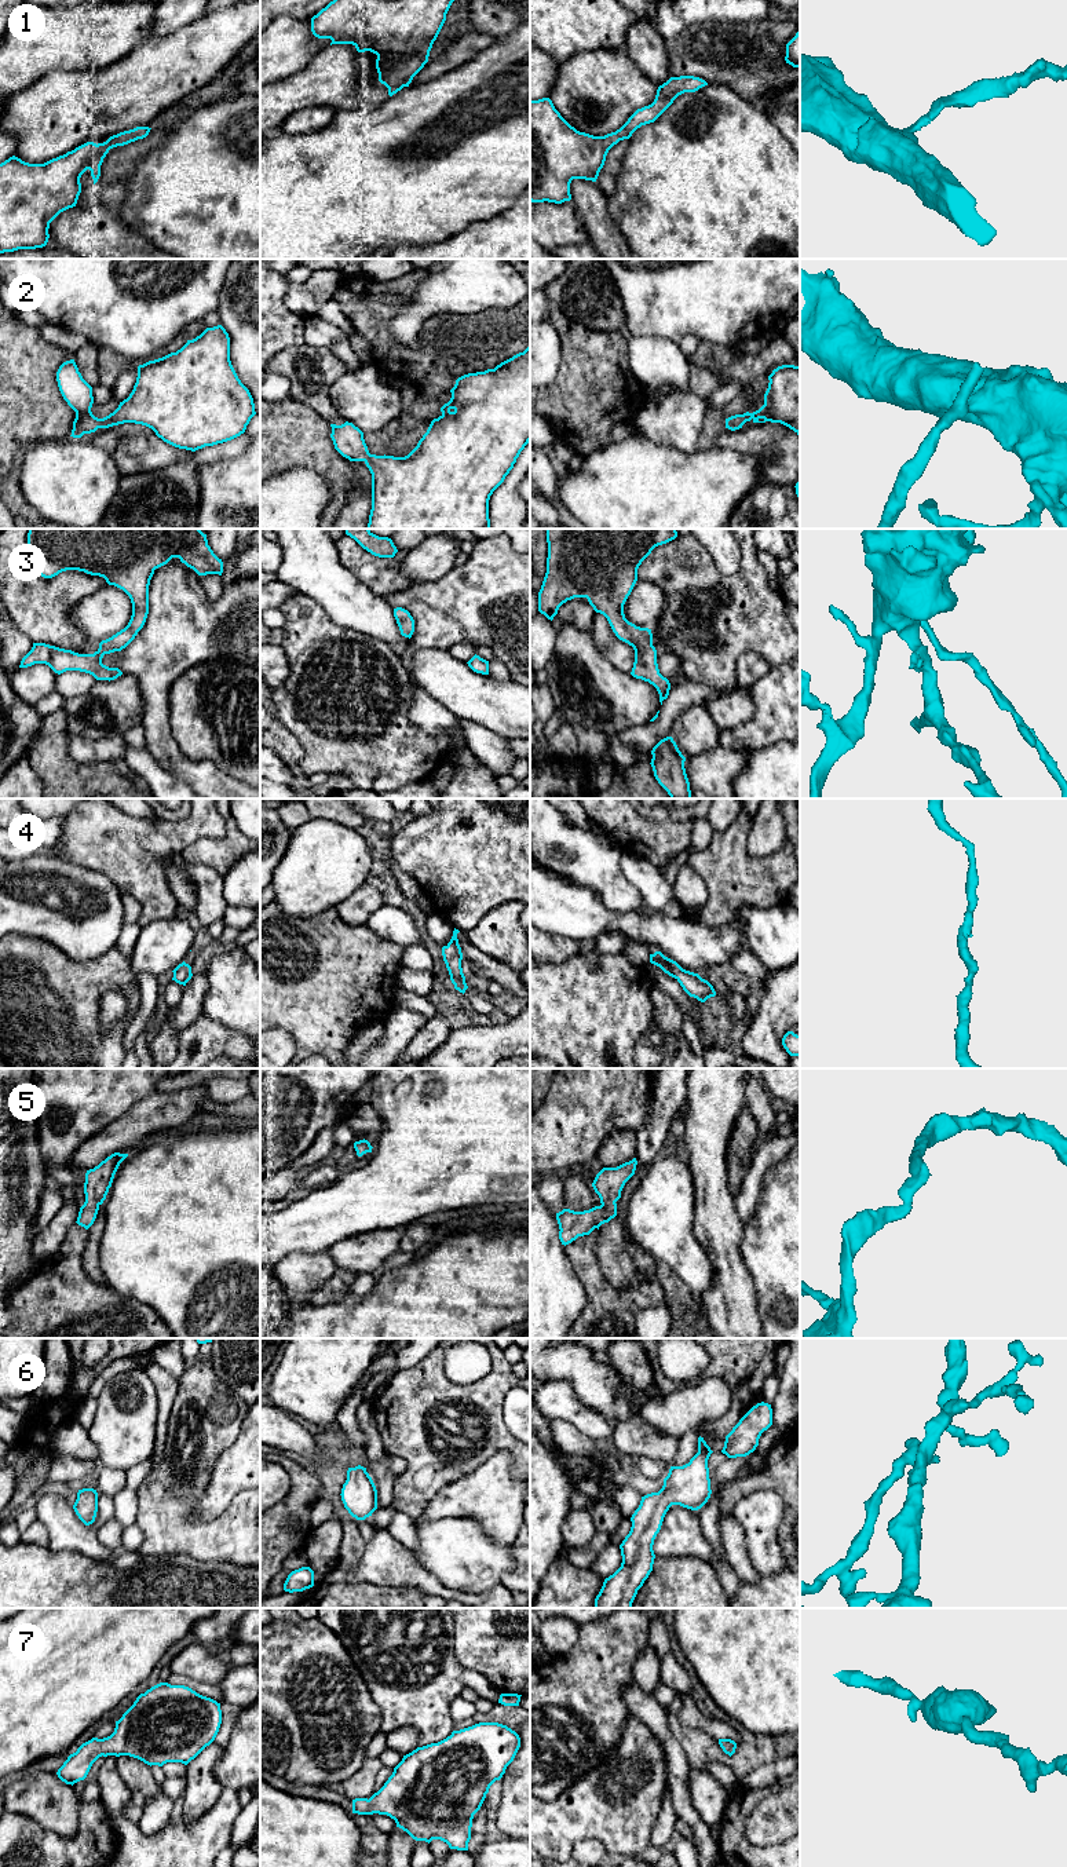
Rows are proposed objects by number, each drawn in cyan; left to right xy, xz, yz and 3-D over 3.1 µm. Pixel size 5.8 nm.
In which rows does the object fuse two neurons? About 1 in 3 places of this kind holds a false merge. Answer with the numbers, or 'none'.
none

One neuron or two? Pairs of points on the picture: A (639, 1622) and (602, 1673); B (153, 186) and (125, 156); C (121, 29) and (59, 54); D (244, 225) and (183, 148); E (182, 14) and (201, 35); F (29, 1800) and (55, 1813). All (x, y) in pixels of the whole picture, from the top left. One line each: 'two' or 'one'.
A: one
B: two
C: one
D: one
E: two
F: one

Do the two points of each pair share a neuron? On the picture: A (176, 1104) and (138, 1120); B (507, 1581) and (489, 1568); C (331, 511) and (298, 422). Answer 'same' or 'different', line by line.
A: same
B: different
C: same

